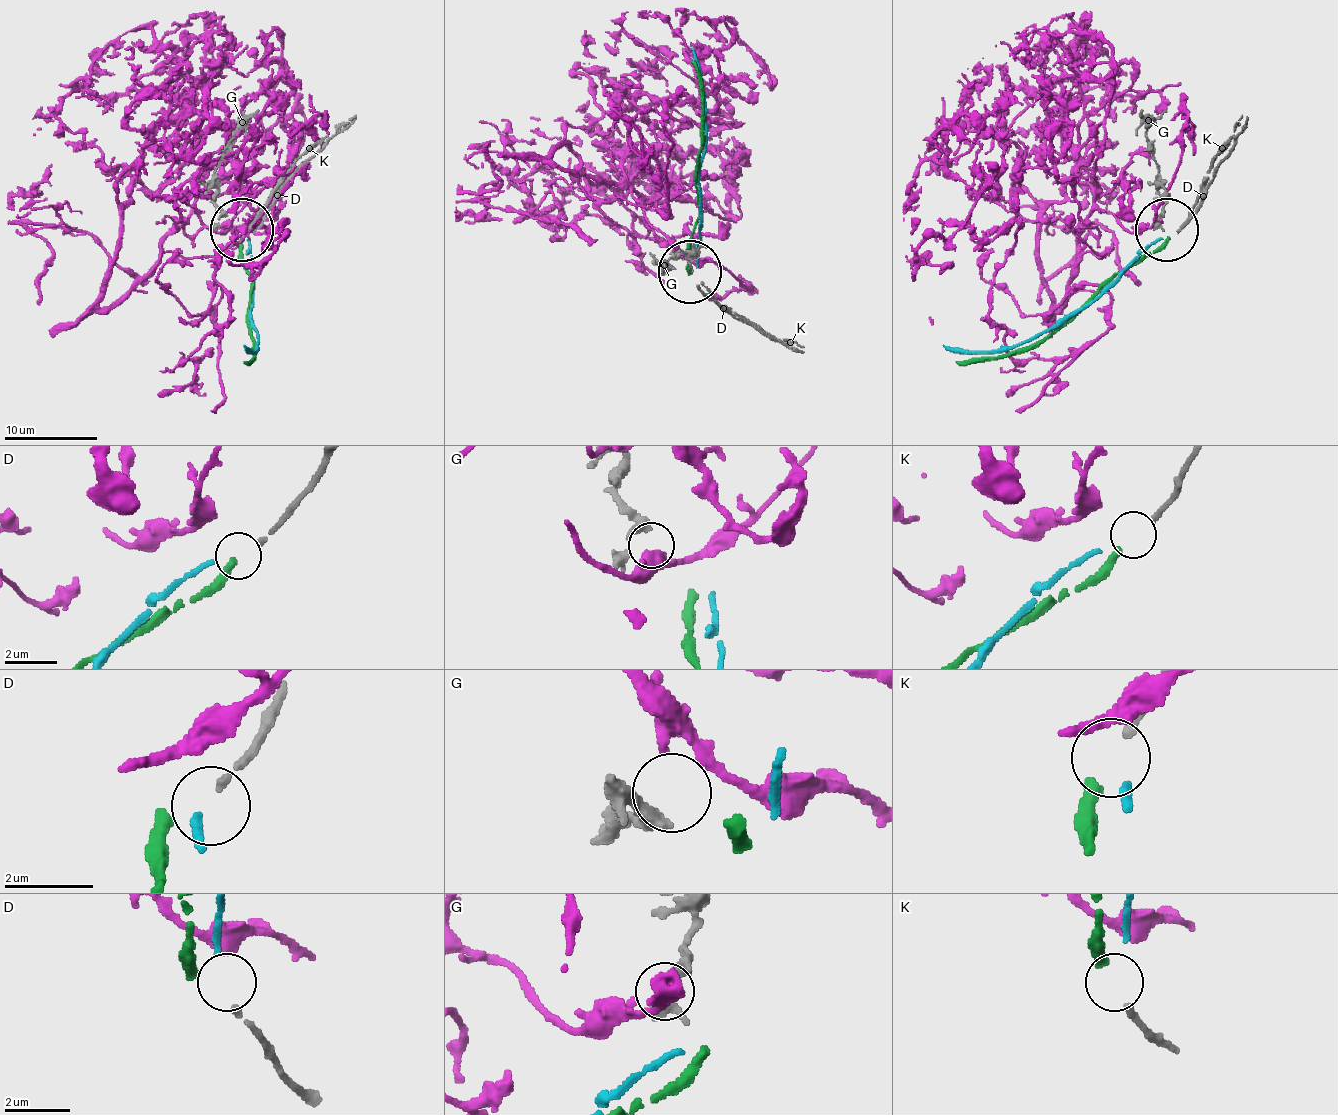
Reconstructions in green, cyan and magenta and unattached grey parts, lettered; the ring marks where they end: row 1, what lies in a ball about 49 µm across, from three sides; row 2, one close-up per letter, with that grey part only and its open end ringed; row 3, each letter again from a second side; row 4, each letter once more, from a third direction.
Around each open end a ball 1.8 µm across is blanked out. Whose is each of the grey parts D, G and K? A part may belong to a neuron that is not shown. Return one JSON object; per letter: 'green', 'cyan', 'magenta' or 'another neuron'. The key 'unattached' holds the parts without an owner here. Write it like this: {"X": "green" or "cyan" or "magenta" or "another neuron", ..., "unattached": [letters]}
{"D": "cyan", "G": "magenta", "K": "green", "unattached": []}

